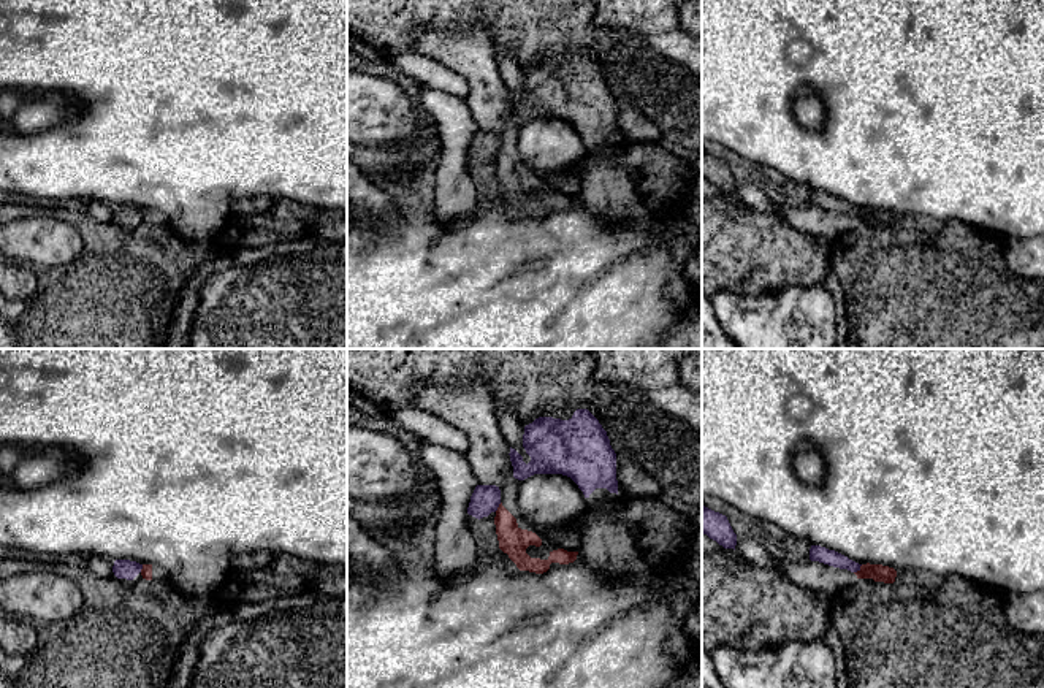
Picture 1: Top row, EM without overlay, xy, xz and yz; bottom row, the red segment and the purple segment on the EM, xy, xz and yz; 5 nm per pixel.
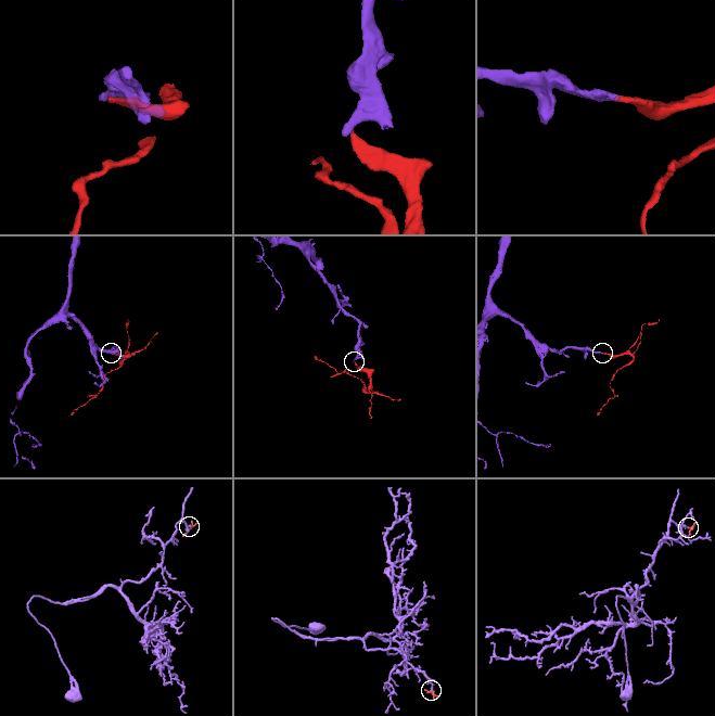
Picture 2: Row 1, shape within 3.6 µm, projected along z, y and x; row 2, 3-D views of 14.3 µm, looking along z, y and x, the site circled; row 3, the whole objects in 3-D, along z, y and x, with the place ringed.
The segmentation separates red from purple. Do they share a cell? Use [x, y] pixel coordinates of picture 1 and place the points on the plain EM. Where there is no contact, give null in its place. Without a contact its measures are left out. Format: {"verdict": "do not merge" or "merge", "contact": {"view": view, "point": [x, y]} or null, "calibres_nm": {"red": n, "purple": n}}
{"verdict": "do not merge", "contact": {"view": "yz", "point": [857, 216]}, "calibres_nm": {"red": 90, "purple": 80}}

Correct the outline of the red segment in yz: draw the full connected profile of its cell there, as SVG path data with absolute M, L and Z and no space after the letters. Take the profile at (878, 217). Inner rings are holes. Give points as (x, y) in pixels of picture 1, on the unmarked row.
M862 209L857 217L854 217L857 224L873 224L874 227L893 228L897 222L897 216L882 209Z

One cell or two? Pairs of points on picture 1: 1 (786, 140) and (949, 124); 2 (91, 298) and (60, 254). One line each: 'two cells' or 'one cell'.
1: one cell
2: two cells

